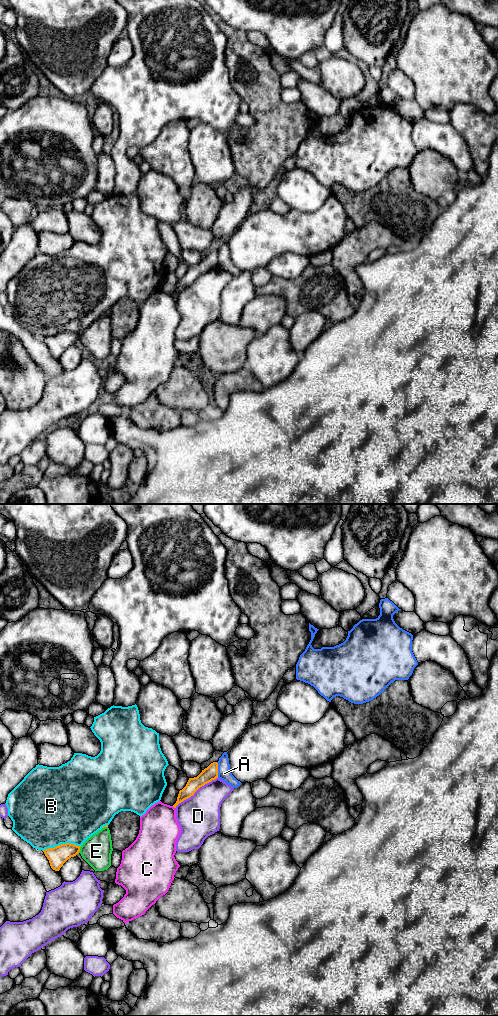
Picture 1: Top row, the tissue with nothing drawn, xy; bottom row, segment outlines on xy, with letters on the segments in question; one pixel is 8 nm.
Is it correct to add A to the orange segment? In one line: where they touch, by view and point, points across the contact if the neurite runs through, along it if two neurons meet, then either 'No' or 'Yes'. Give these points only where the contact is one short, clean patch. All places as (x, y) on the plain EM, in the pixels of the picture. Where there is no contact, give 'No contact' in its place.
Touches orange at xy (217, 258). No

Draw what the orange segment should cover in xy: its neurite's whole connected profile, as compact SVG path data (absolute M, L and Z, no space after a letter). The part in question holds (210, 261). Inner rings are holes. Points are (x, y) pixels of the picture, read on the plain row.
M213 250L207 256L202 258L197 265L189 266L186 274L179 279L177 289L173 295L176 296L179 291L193 284L200 275L216 266L218 266L218 251Z

